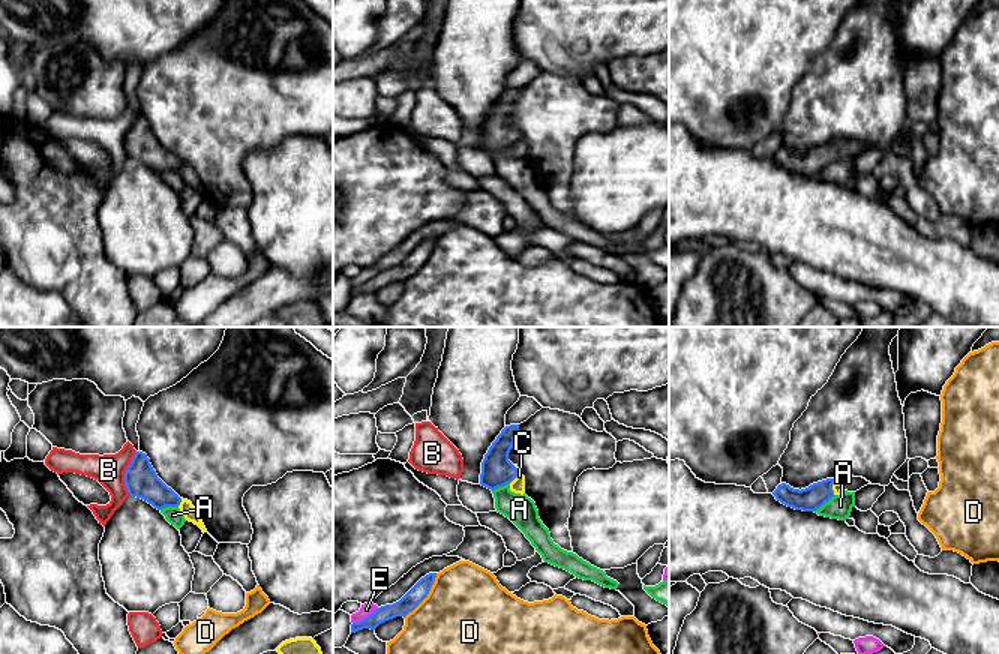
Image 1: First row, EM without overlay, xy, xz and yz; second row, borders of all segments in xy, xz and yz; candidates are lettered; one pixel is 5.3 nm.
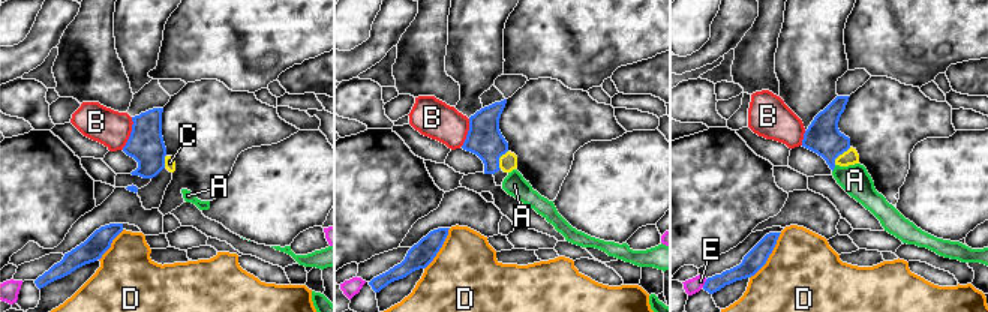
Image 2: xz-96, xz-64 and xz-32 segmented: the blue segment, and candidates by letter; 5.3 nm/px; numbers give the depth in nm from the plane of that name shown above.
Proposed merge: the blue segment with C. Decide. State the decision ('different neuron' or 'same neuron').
same neuron

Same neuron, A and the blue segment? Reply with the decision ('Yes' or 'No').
No

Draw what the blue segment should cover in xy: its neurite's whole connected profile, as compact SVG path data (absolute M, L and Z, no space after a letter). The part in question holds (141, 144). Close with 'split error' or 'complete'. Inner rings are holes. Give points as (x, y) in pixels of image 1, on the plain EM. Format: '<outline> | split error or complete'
M135 117L124 136L124 148L129 160L141 162L158 174L165 171L178 171L186 184L194 186L202 194L202 196L207 196L192 166L180 162L158 141L146 117Z | split error

